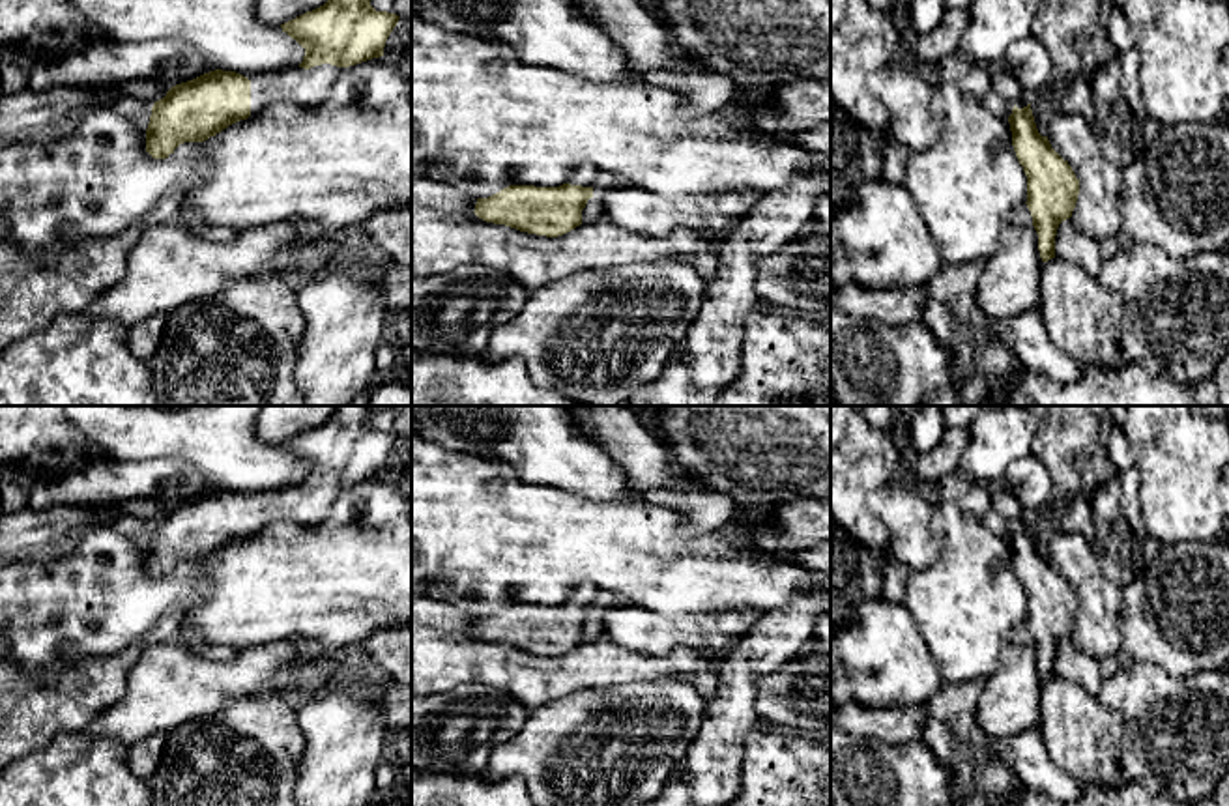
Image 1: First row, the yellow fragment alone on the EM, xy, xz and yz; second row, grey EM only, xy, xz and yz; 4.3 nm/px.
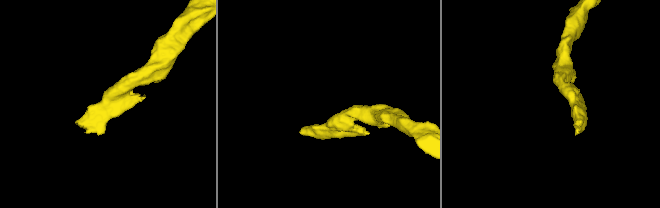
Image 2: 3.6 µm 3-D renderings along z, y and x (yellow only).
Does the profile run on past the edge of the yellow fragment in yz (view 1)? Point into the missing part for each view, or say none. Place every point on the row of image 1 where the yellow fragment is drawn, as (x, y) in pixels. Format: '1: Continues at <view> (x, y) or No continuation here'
1: Continues at yz (1020, 215)

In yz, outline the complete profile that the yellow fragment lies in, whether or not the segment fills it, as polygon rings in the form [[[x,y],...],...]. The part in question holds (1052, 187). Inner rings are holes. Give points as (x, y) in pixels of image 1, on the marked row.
[[[1031,103],[1023,108],[1014,105],[1008,116],[1012,131],[1012,146],[1023,172],[1027,176],[1027,202],[1012,209],[1005,223],[1025,226],[1033,224],[1038,234],[1038,251],[1042,262],[1055,258],[1055,236],[1063,221],[1072,217],[1079,194],[1079,180],[1076,178],[1068,161],[1064,161],[1036,129]]]

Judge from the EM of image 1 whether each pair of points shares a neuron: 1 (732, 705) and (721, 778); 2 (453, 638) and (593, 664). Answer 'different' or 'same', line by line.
1: same
2: same

